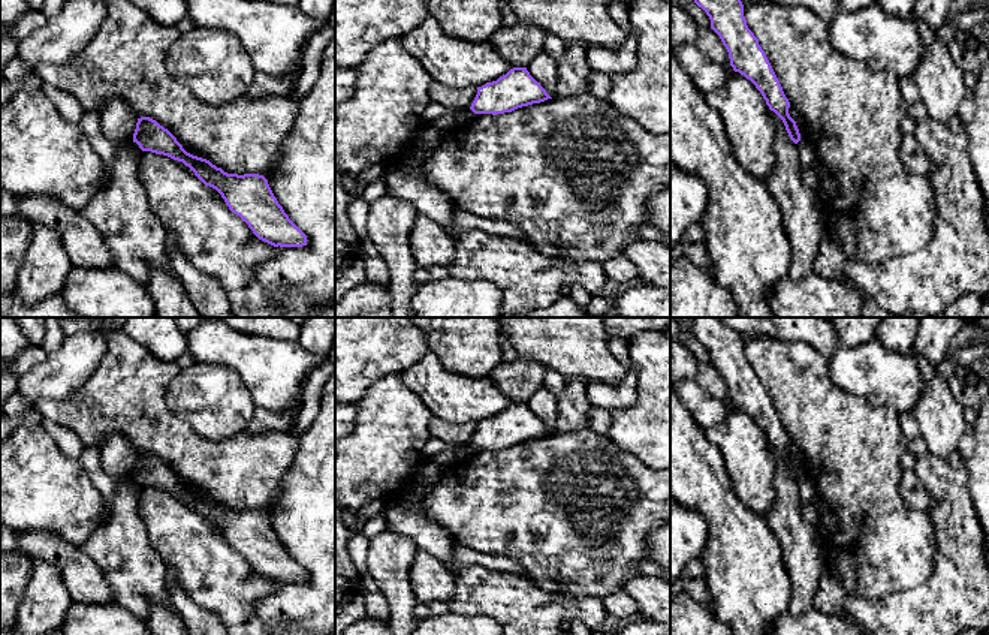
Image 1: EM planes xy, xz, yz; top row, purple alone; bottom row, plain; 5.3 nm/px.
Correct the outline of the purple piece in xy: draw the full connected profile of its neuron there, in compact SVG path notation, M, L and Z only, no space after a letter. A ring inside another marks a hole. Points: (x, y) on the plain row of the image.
M150 452L138 454L133 478L136 478L142 487L163 490L189 502L205 521L215 524L221 530L229 545L239 551L259 575L274 583L307 581L307 571L284 548L263 511L224 508L209 496L187 488L168 464Z

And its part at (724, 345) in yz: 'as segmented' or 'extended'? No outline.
as segmented

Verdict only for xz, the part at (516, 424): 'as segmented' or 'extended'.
as segmented

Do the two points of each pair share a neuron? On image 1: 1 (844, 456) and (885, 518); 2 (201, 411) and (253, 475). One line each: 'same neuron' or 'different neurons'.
1: same neuron
2: different neurons

